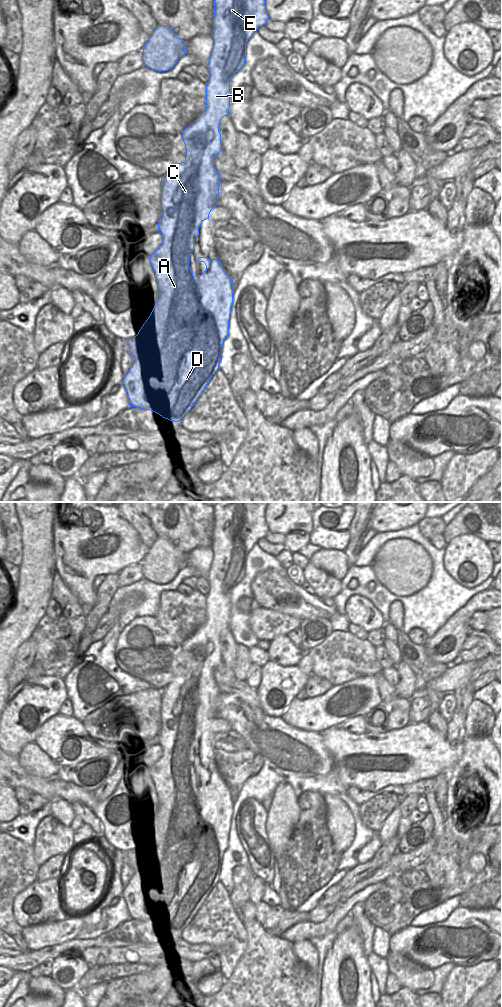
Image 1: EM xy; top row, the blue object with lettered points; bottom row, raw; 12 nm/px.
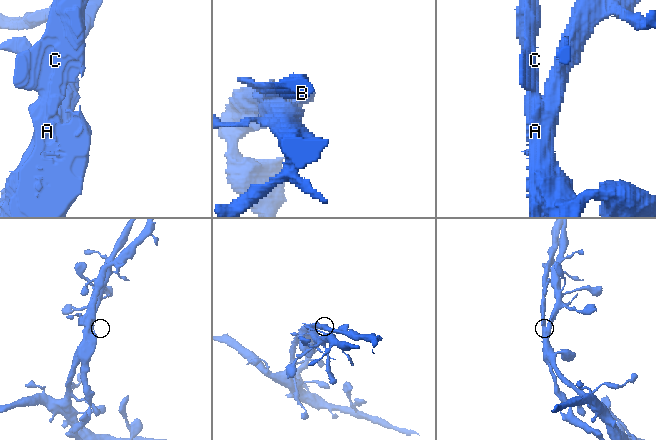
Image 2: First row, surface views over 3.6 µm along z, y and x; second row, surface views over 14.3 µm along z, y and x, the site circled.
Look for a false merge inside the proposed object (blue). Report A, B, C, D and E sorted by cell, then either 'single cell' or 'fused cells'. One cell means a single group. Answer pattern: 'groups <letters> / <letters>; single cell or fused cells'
groups A / B C D E; fused cells

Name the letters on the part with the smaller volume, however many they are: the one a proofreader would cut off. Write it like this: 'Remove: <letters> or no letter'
Remove: B, C, D, E

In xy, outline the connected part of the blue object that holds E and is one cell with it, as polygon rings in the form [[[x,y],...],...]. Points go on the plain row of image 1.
[[[218,502],[214,506],[214,530],[211,548],[214,556],[207,576],[210,590],[206,595],[206,620],[204,624],[185,642],[181,644],[185,656],[185,673],[176,676],[161,690],[161,728],[158,733],[158,744],[162,746],[162,756],[150,768],[149,772],[157,790],[157,796],[164,794],[163,779],[175,779],[177,785],[187,784],[189,767],[194,763],[194,752],[199,747],[202,734],[209,731],[214,718],[218,717],[219,698],[221,692],[214,679],[214,669],[222,662],[219,636],[229,626],[230,593],[233,587],[245,576],[246,556],[259,539],[266,536],[269,528],[265,512],[268,502]]]

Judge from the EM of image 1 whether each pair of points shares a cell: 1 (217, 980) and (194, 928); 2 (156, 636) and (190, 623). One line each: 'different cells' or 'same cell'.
1: different cells
2: different cells

